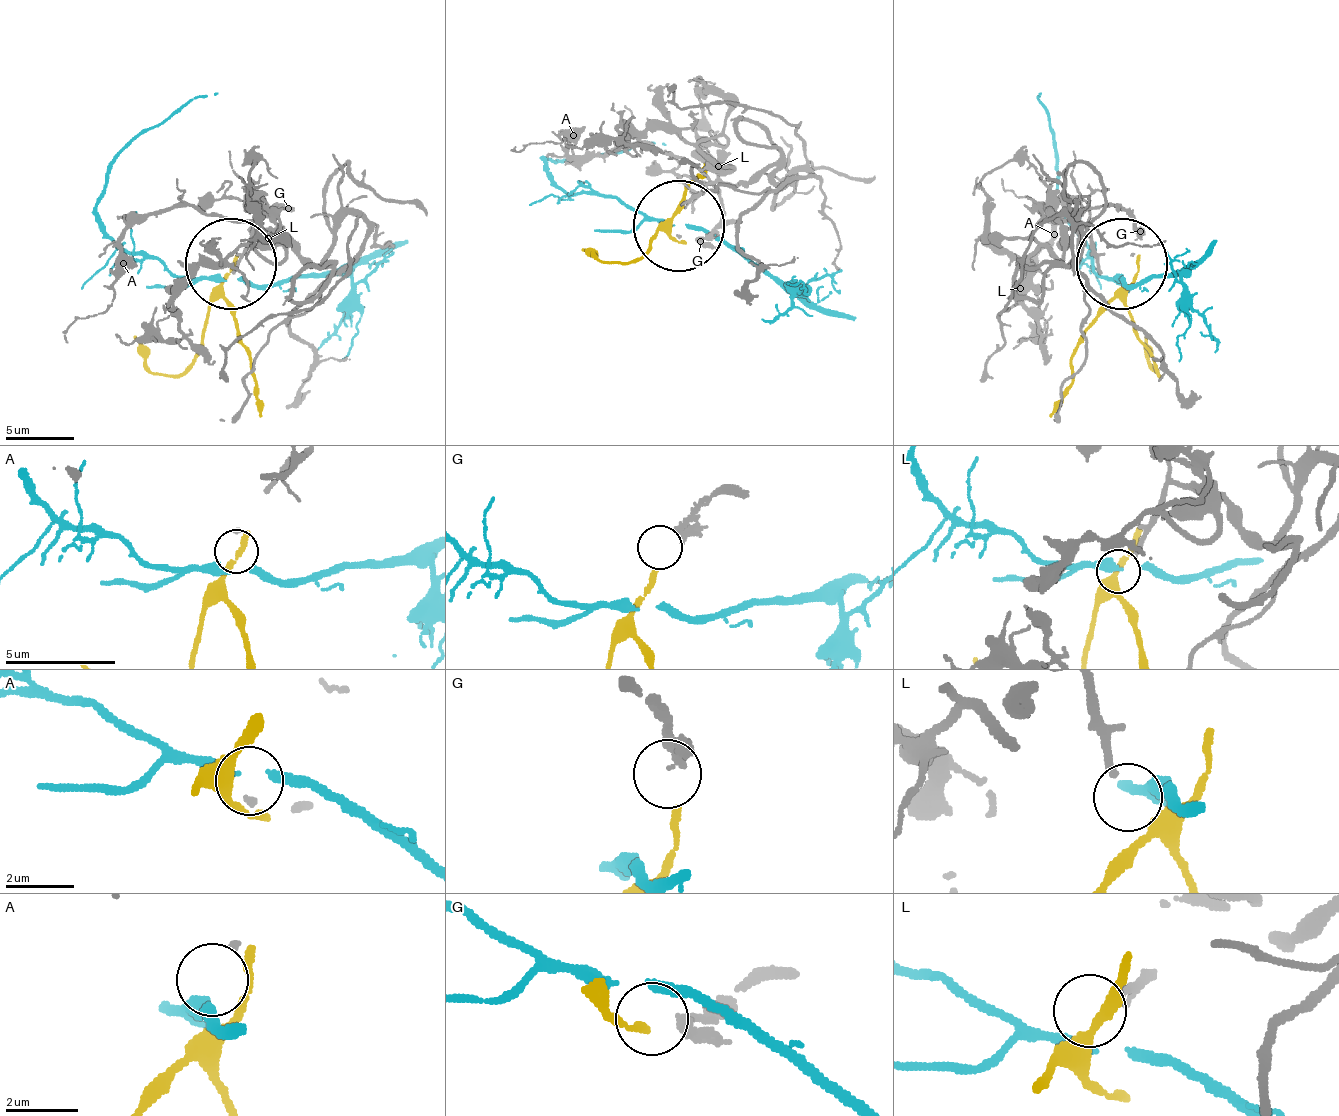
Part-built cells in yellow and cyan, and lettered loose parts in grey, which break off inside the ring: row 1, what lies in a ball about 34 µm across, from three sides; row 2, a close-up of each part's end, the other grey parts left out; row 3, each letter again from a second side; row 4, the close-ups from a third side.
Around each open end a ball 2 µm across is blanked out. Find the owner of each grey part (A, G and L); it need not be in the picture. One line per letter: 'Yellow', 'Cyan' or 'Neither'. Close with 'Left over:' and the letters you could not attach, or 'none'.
A: Cyan
G: Yellow
L: Neither
Left over: L

